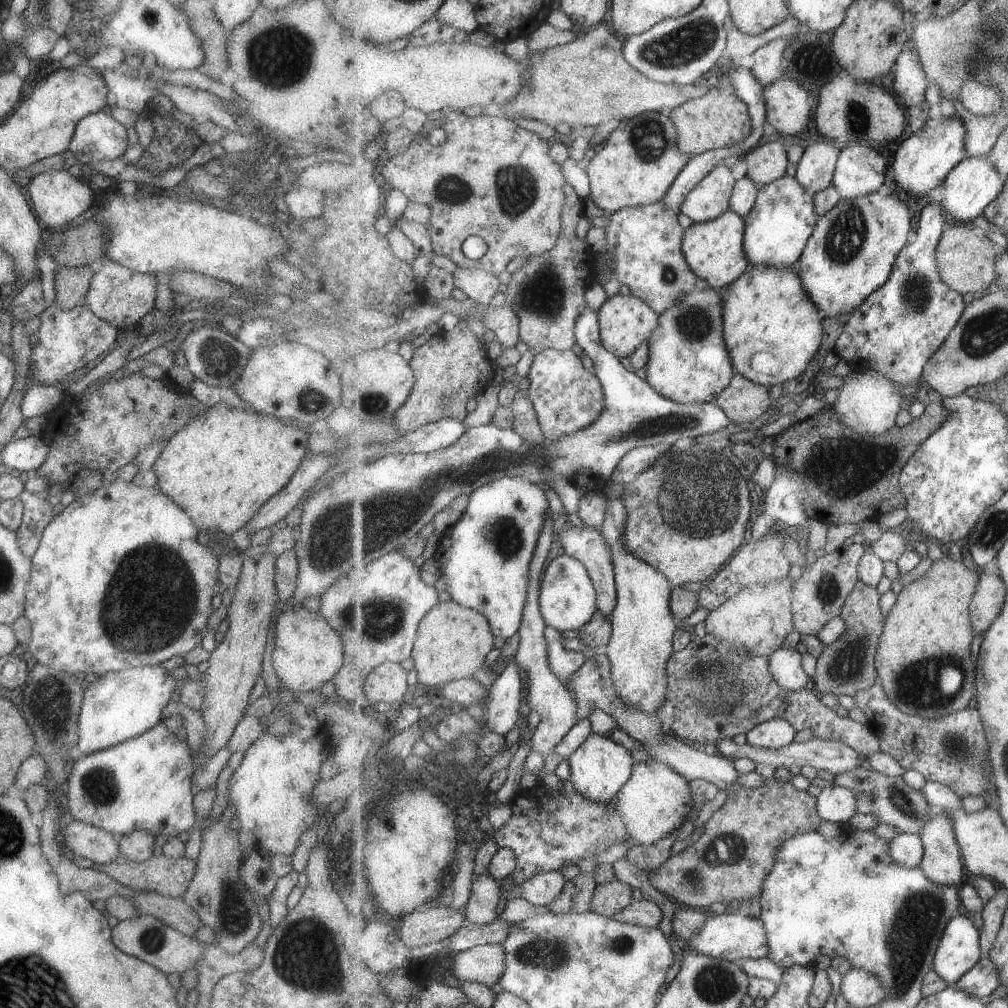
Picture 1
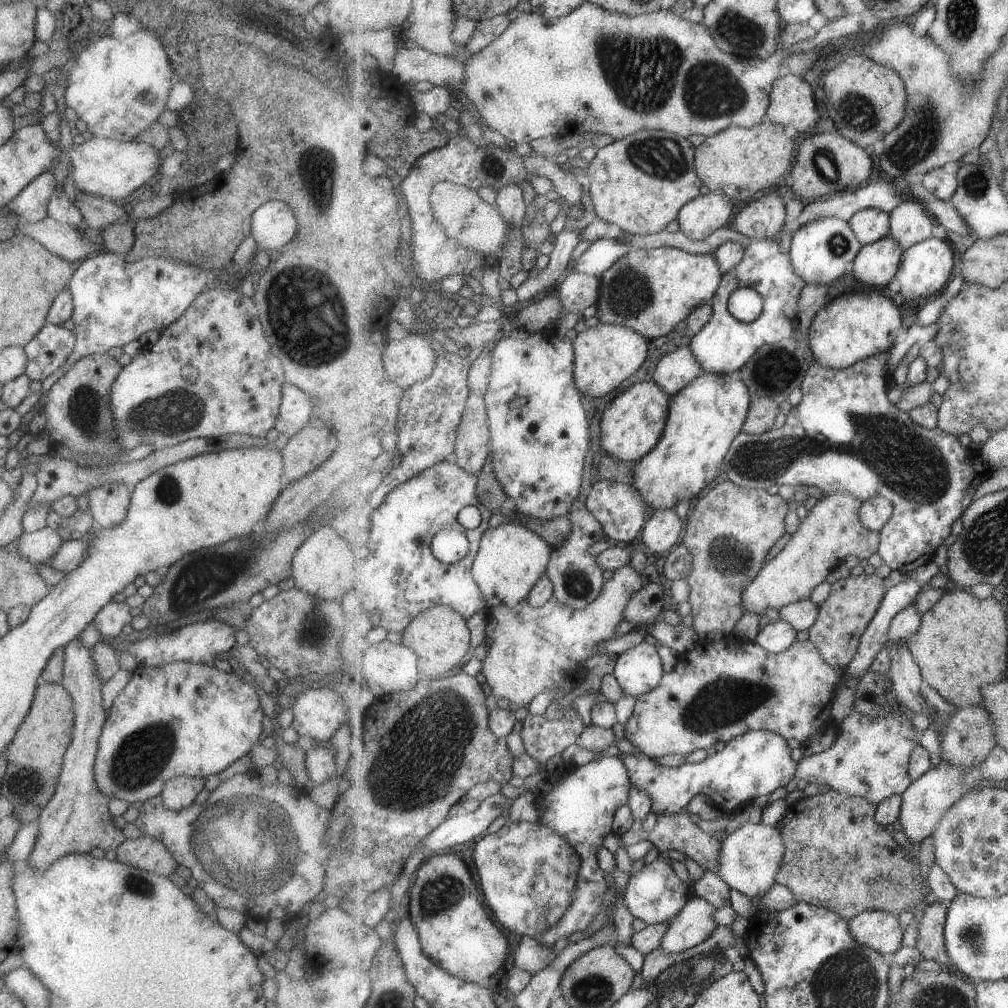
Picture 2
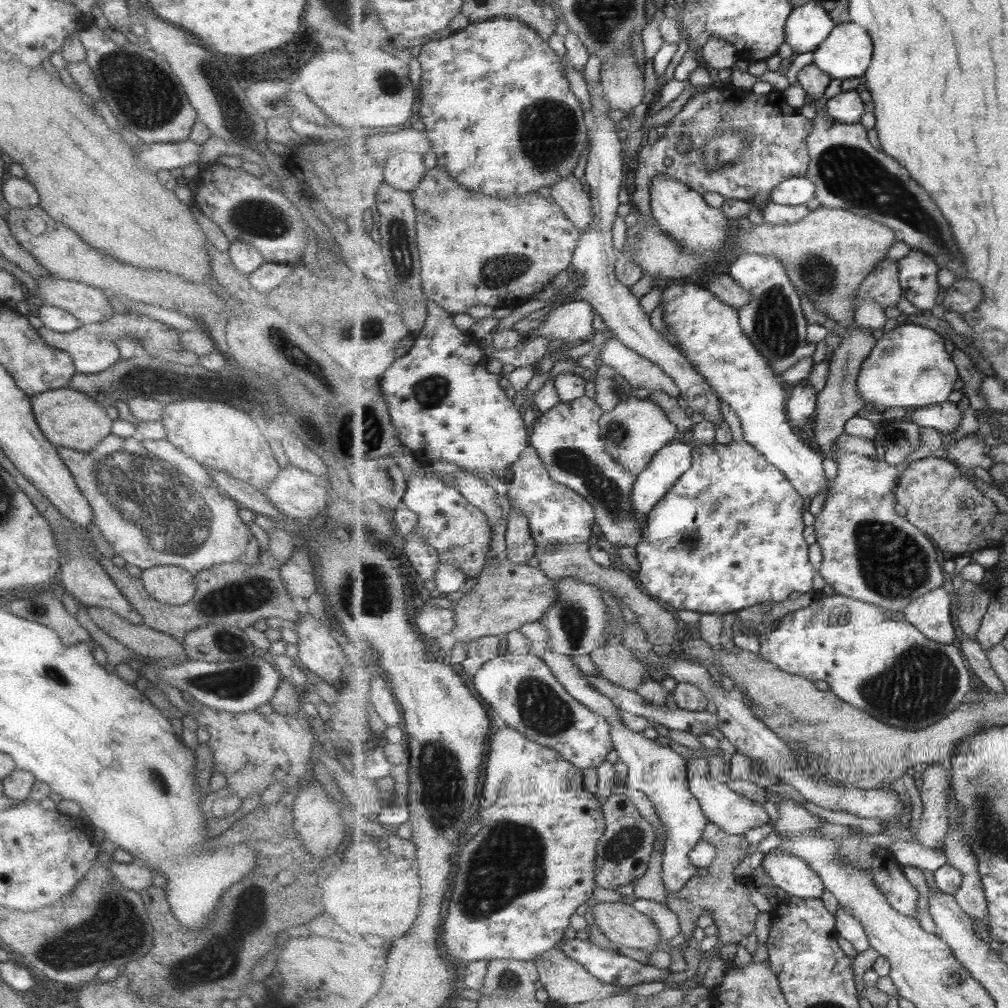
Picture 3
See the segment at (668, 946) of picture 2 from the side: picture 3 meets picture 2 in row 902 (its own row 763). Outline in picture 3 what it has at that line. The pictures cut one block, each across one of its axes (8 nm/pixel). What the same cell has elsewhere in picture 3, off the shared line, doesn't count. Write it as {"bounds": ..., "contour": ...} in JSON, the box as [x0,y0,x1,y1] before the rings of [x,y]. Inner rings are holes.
{"bounds":[688,756,769,837],"contour":[[[709,756],[706,758],[691,758],[688,760],[688,783],[695,798],[699,799],[705,814],[711,823],[717,824],[722,830],[733,835],[745,837],[749,830],[755,830],[763,824],[769,824],[769,814],[760,803],[745,795],[739,794],[730,787],[729,782],[713,779],[709,771]]]}

